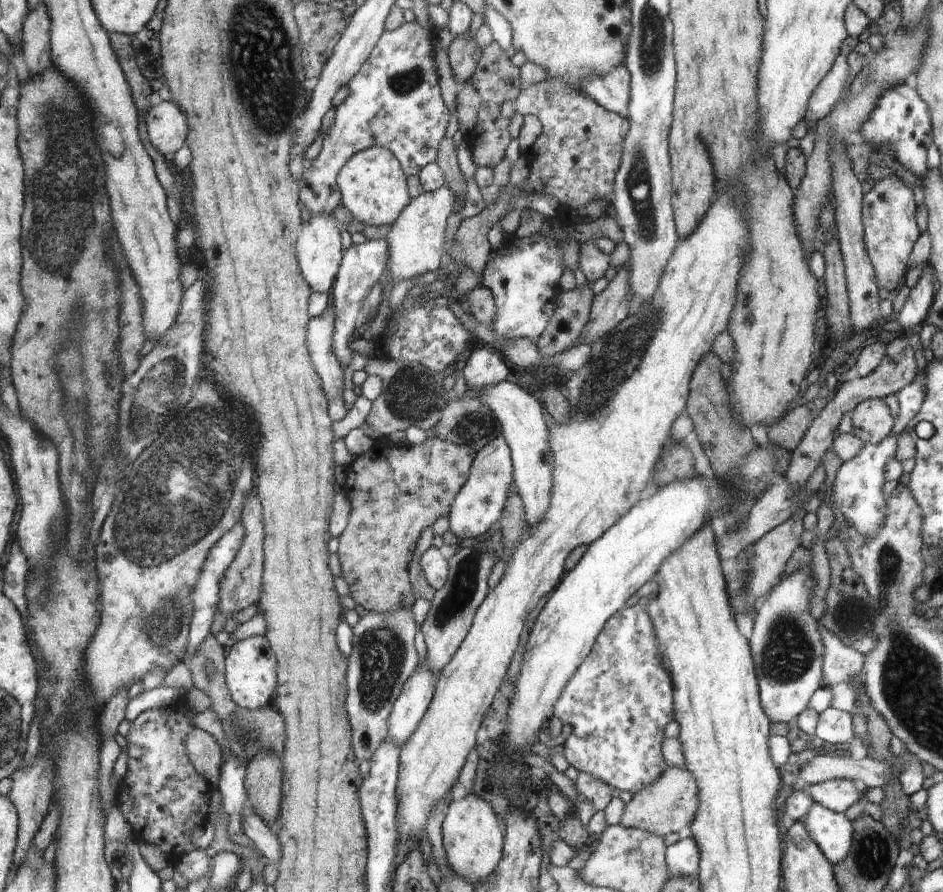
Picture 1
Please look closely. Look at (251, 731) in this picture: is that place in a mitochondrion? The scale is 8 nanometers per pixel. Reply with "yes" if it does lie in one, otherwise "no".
yes

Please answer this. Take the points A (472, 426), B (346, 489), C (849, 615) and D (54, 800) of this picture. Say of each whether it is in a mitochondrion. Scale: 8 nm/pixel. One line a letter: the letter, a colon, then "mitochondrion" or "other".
A: mitochondrion
B: other
C: mitochondrion
D: other

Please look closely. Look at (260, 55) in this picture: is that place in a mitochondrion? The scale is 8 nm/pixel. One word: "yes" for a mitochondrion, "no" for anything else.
yes

